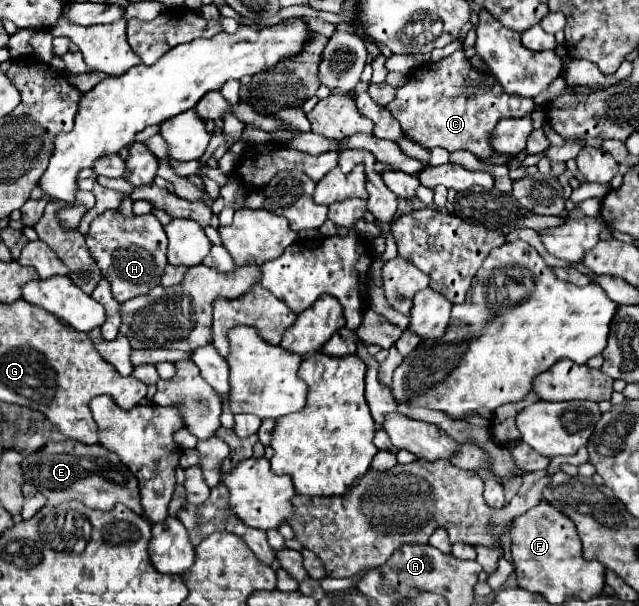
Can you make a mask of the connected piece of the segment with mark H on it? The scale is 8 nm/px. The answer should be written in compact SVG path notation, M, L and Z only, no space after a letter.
M109 209L91 223L85 241L101 275L111 283L113 295L119 303L159 285L163 269L167 267L167 235L155 215L135 215L127 219L119 209Z

